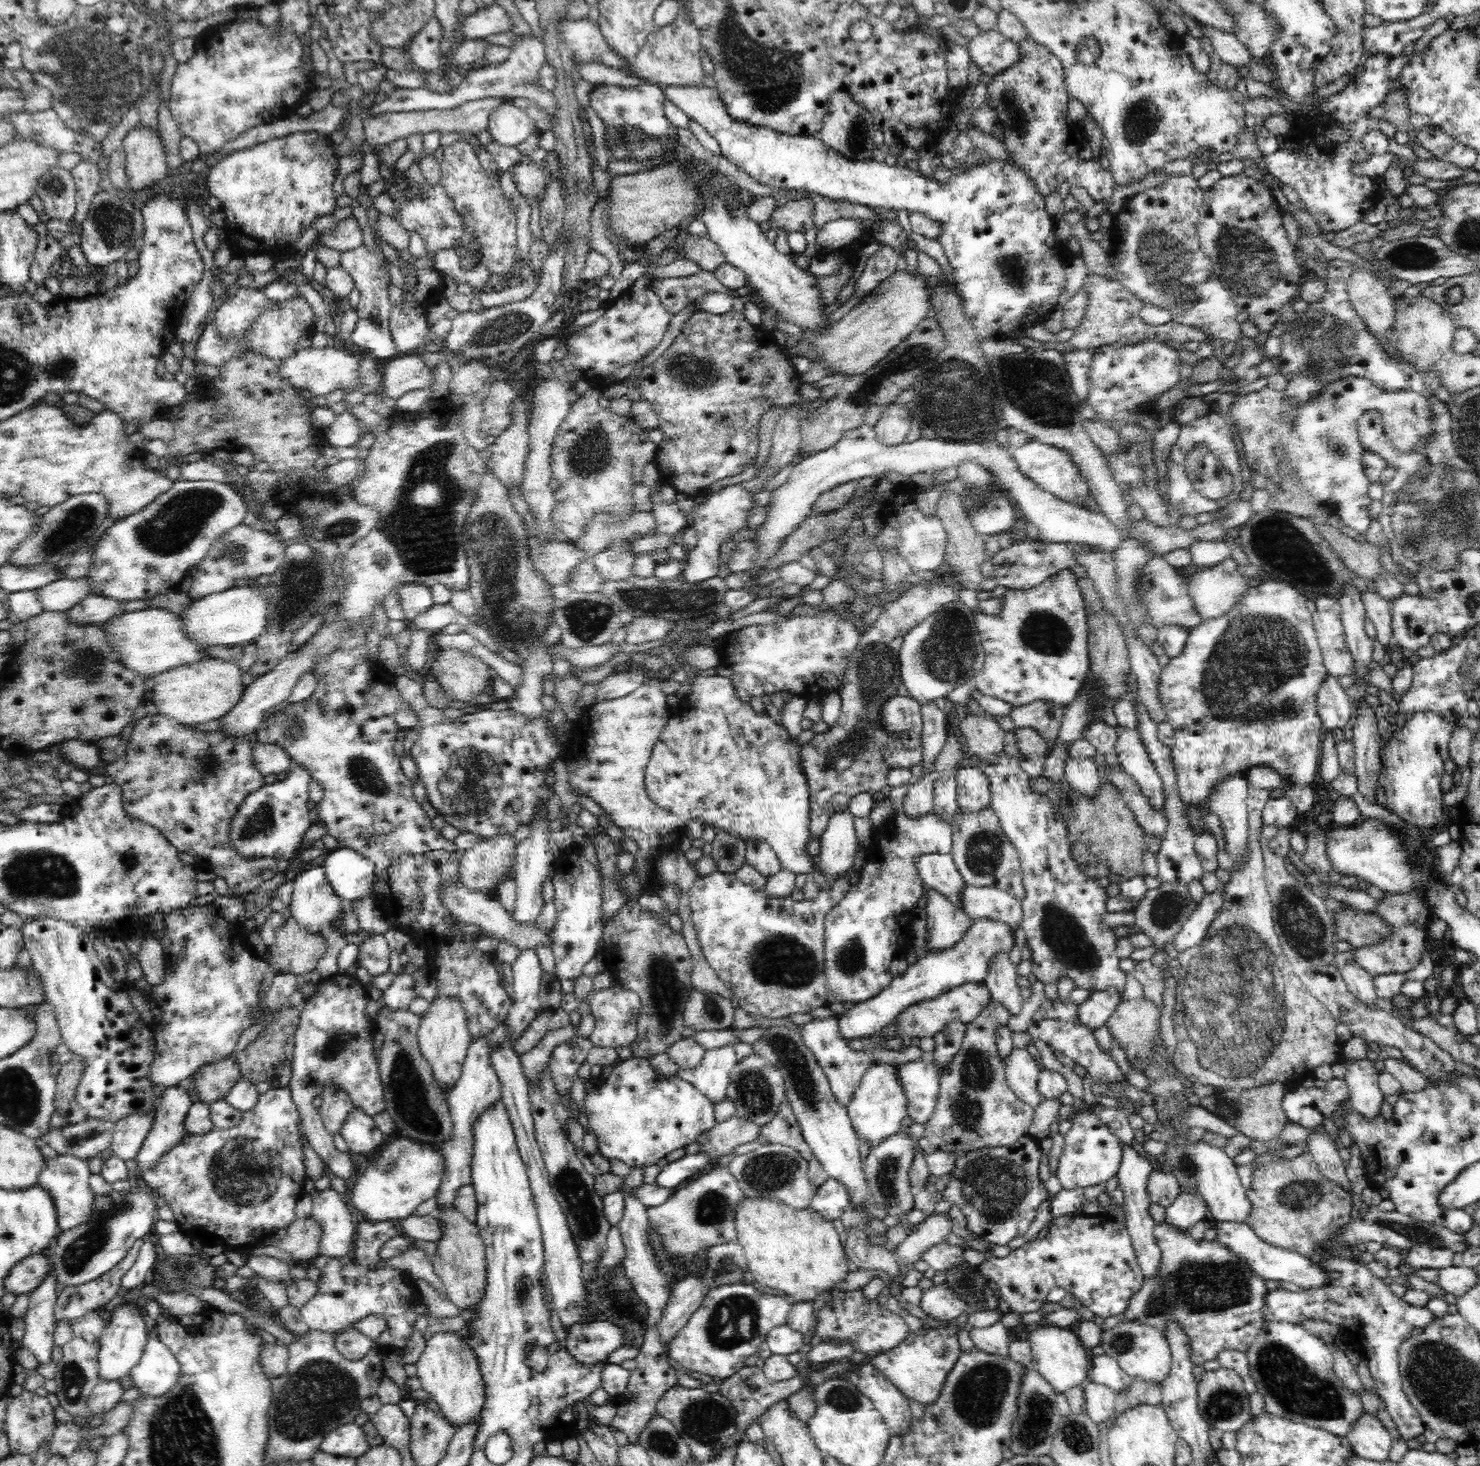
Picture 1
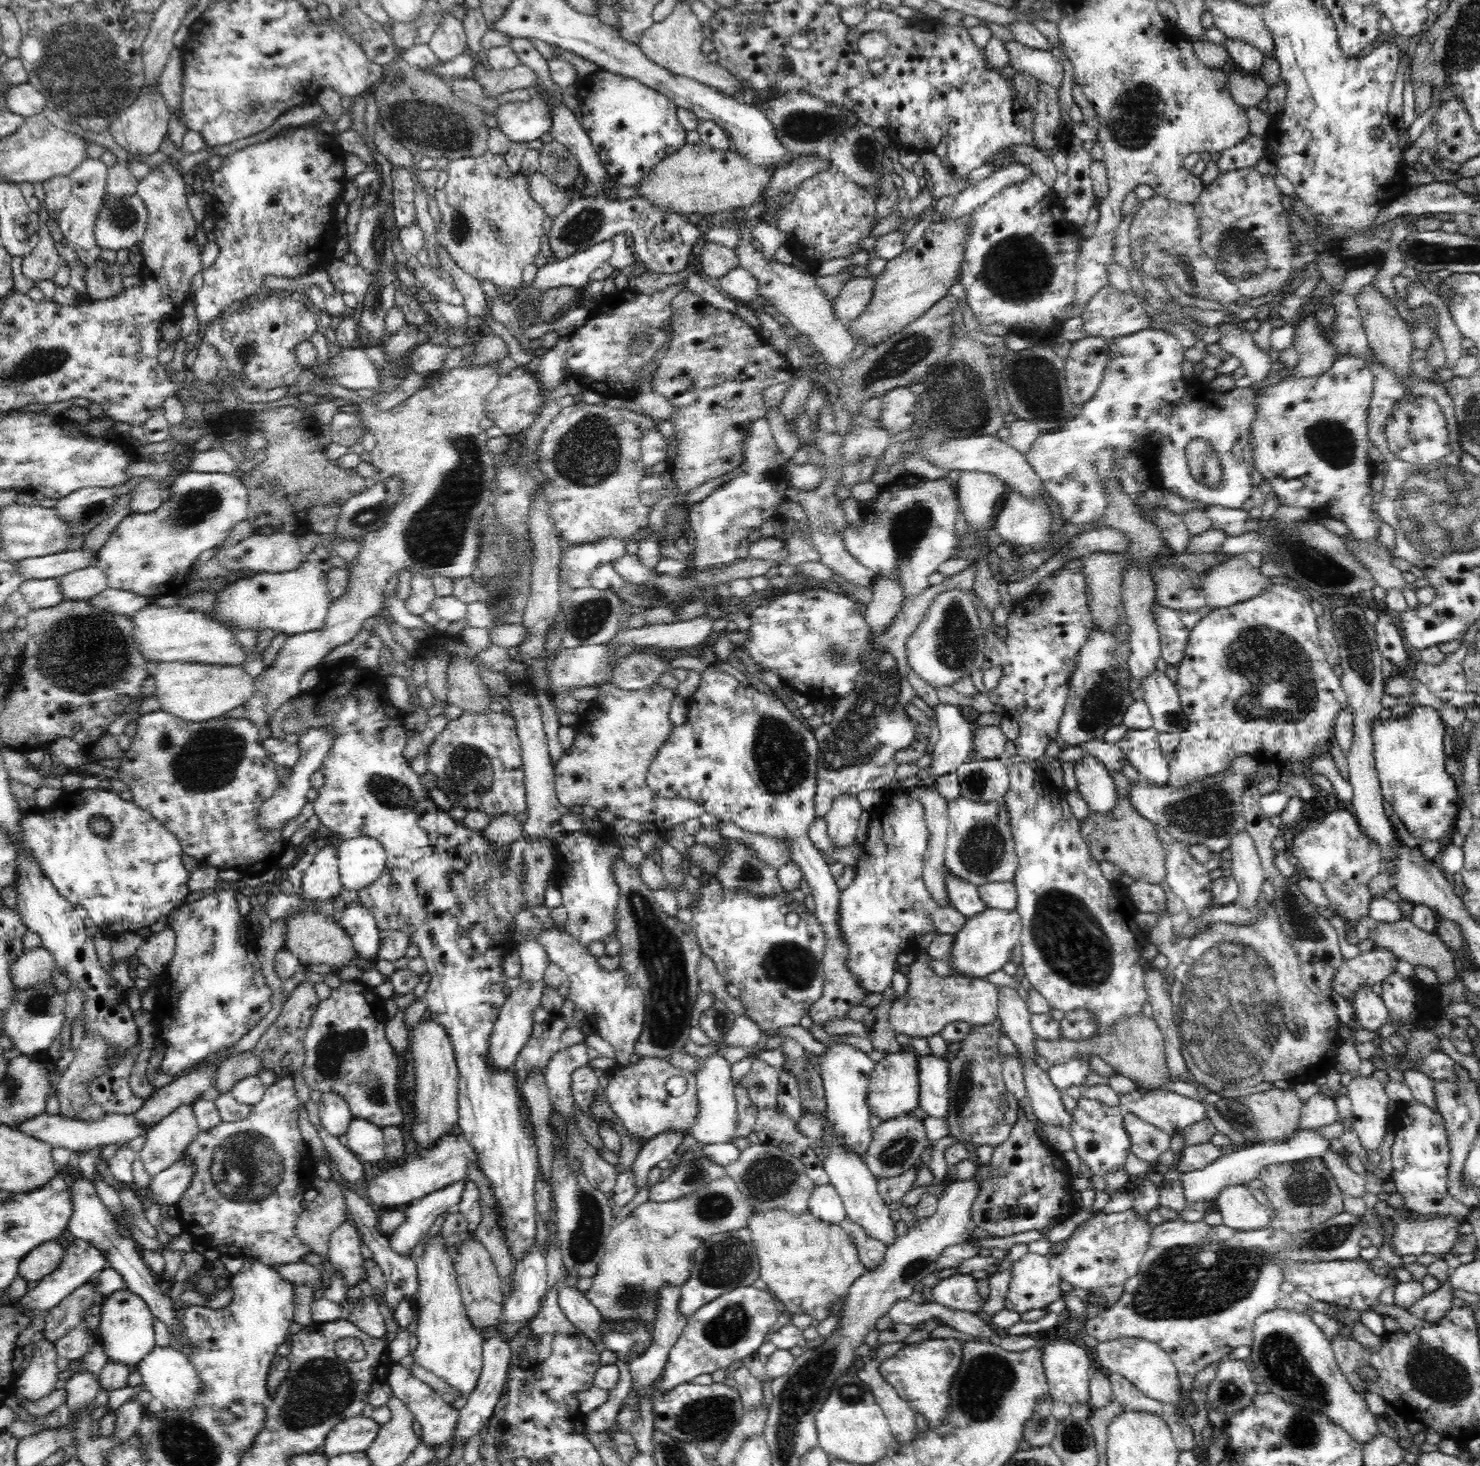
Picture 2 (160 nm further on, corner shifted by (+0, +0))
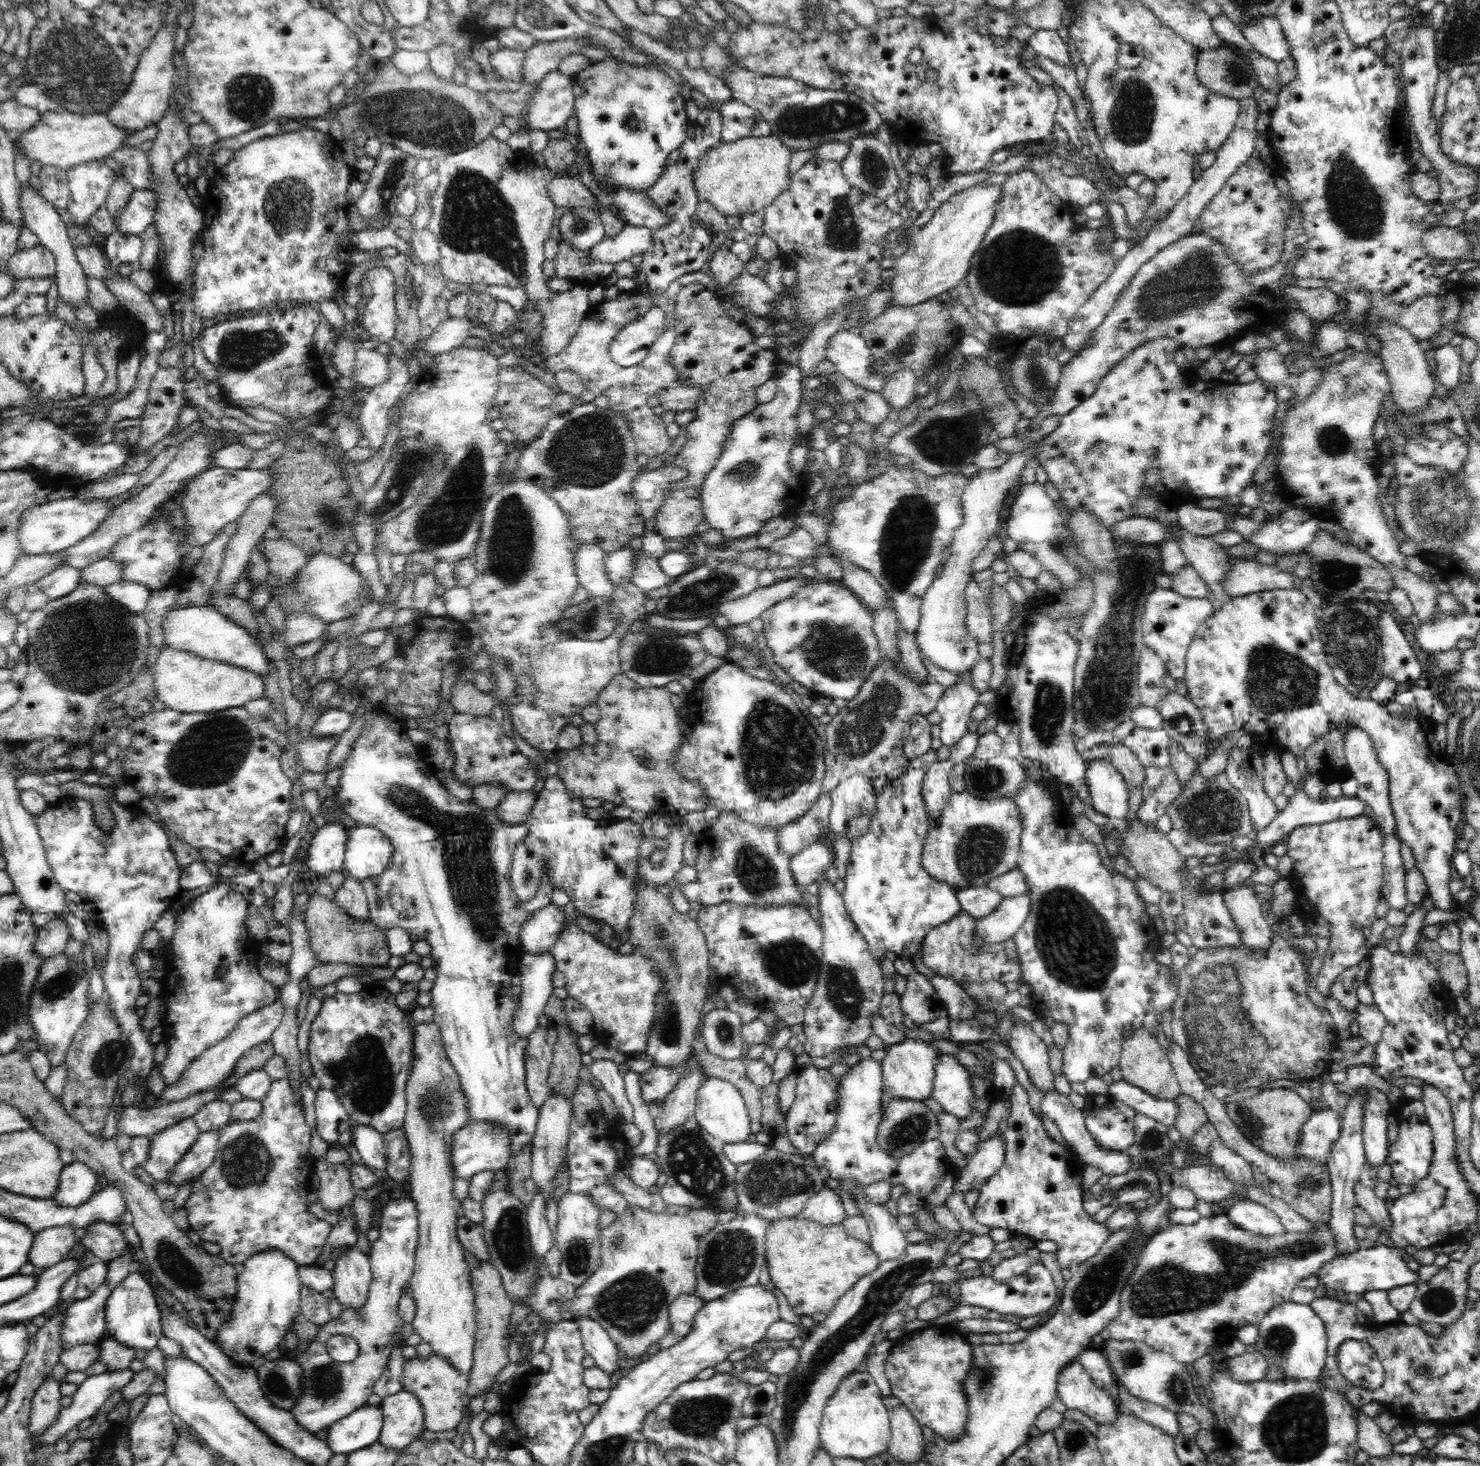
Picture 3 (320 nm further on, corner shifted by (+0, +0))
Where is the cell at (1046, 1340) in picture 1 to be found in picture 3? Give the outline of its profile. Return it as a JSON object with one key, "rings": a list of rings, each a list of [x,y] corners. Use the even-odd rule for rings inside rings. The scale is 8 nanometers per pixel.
{"rings":[[[1076,1359],[1060,1370],[1056,1390],[1068,1409],[1081,1411],[1094,1420],[1096,1426],[1110,1425],[1118,1419],[1117,1401],[1092,1381]]]}

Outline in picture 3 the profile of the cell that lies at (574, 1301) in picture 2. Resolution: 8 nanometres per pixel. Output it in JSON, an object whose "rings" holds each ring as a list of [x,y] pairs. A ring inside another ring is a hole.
{"rings":[[[582,1316],[576,1320],[583,1338],[586,1354],[592,1358],[600,1370],[614,1374],[618,1370],[618,1347],[612,1342],[609,1334],[599,1322]]]}

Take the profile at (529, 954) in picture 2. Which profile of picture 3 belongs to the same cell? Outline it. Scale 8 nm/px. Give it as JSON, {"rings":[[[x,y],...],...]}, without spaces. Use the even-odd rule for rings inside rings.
{"rings":[[[548,903],[524,921],[519,935],[522,953],[550,952],[562,930],[567,928],[563,906]]]}

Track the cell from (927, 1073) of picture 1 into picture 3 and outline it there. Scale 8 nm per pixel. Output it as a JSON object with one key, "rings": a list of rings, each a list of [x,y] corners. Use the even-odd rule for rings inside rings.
{"rings":[[[941,1054],[935,1067],[932,1097],[946,1113],[954,1114],[960,1120],[968,1118],[974,1100],[973,1076],[954,1054]]]}

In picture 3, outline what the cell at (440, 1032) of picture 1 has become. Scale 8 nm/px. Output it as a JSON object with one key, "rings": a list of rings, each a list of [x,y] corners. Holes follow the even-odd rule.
{"rings":[[[413,1024],[413,1064],[412,1074],[406,1082],[406,1108],[402,1127],[411,1154],[411,1168],[409,1182],[411,1199],[416,1202],[418,1211],[418,1236],[415,1252],[415,1268],[409,1280],[409,1291],[416,1303],[416,1314],[411,1322],[413,1332],[421,1336],[421,1340],[428,1342],[432,1353],[446,1359],[452,1367],[467,1374],[473,1365],[473,1348],[476,1334],[476,1313],[474,1306],[474,1289],[472,1289],[472,1273],[470,1264],[464,1257],[465,1248],[458,1239],[458,1220],[462,1216],[463,1204],[453,1195],[454,1165],[452,1165],[452,1138],[459,1128],[464,1128],[470,1121],[468,1115],[468,1099],[462,1091],[459,1075],[448,1059],[441,1037],[441,1030],[437,1024]]]}

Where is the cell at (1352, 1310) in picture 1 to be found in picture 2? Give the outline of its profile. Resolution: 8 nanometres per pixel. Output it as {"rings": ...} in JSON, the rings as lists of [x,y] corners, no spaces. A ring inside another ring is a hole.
{"rings":[[[1448,1278],[1440,1283],[1438,1289],[1434,1292],[1422,1295],[1420,1300],[1410,1306],[1407,1311],[1412,1316],[1424,1320],[1426,1324],[1434,1323],[1454,1308],[1452,1303],[1454,1296],[1450,1290],[1454,1290],[1454,1287],[1452,1287],[1452,1283]]]}

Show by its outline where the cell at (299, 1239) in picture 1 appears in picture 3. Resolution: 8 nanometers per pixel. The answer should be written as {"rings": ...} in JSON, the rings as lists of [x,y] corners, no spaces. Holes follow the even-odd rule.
{"rings":[[[325,1156],[315,1162],[314,1176],[319,1182],[318,1203],[325,1210],[340,1214],[340,1210],[347,1206],[355,1197],[355,1190],[350,1180],[350,1162],[332,1165],[326,1161]]]}

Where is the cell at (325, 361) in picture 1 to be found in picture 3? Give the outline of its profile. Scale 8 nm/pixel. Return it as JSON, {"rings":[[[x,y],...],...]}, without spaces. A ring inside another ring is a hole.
{"rings":[[[358,346],[352,379],[358,382],[359,388],[366,387],[368,389],[386,382],[388,380],[386,355]]]}

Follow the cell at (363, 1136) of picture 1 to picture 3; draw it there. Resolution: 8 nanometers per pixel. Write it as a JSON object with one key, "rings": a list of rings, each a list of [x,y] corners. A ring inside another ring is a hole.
{"rings":[[[359,1124],[353,1130],[351,1143],[358,1150],[362,1162],[368,1168],[384,1170],[388,1164],[387,1148],[383,1141],[383,1133],[368,1125]]]}

